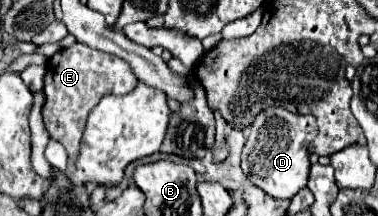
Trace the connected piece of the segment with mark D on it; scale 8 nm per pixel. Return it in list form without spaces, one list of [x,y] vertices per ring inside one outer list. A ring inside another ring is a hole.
[[[281,106],[263,108],[251,122],[249,136],[241,152],[243,174],[273,198],[293,198],[303,186],[307,186],[311,168],[309,144],[313,142],[315,134],[319,134],[315,116],[291,114]]]

